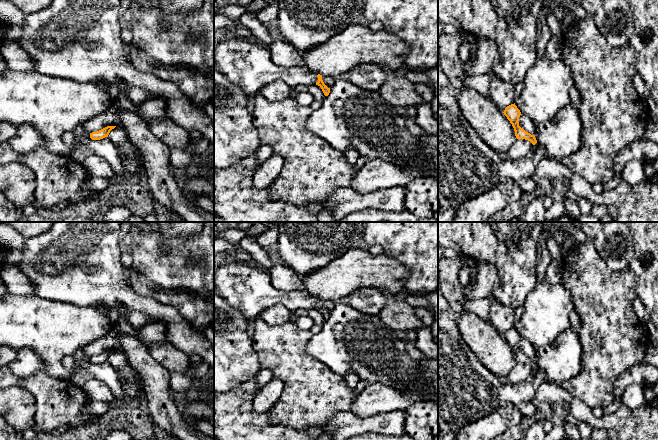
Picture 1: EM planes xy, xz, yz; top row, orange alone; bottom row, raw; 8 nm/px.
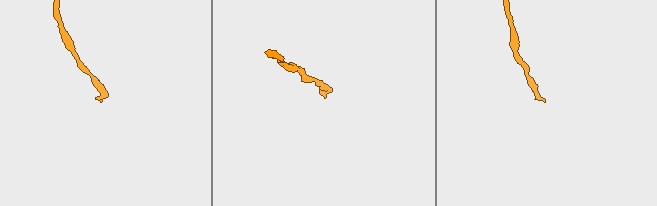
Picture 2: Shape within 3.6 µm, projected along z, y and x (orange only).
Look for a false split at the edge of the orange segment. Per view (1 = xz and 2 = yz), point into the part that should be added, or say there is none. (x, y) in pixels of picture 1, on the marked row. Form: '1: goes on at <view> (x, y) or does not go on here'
1: does not go on here
2: does not go on here

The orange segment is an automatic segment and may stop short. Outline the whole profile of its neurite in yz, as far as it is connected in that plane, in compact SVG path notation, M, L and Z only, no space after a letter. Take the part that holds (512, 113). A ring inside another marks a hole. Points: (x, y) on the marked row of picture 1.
M511 104L507 106L504 110L504 115L507 117L507 119L512 124L515 136L517 139L525 139L530 141L533 145L537 143L537 140L534 135L531 135L530 133L526 132L524 129L522 129L519 126L519 117L521 115L520 110L517 108L517 106L514 104Z

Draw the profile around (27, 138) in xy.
M25 123L16 126L16 135L9 144L16 153L25 154L45 148L45 139L34 126Z

